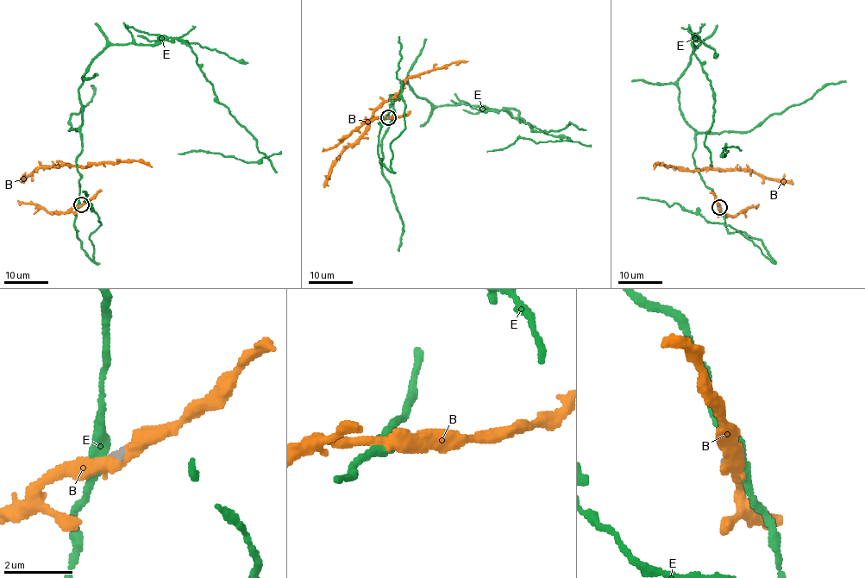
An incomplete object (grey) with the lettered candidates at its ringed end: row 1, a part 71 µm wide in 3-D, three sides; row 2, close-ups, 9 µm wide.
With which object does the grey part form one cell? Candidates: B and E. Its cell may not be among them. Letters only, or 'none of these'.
none of these

